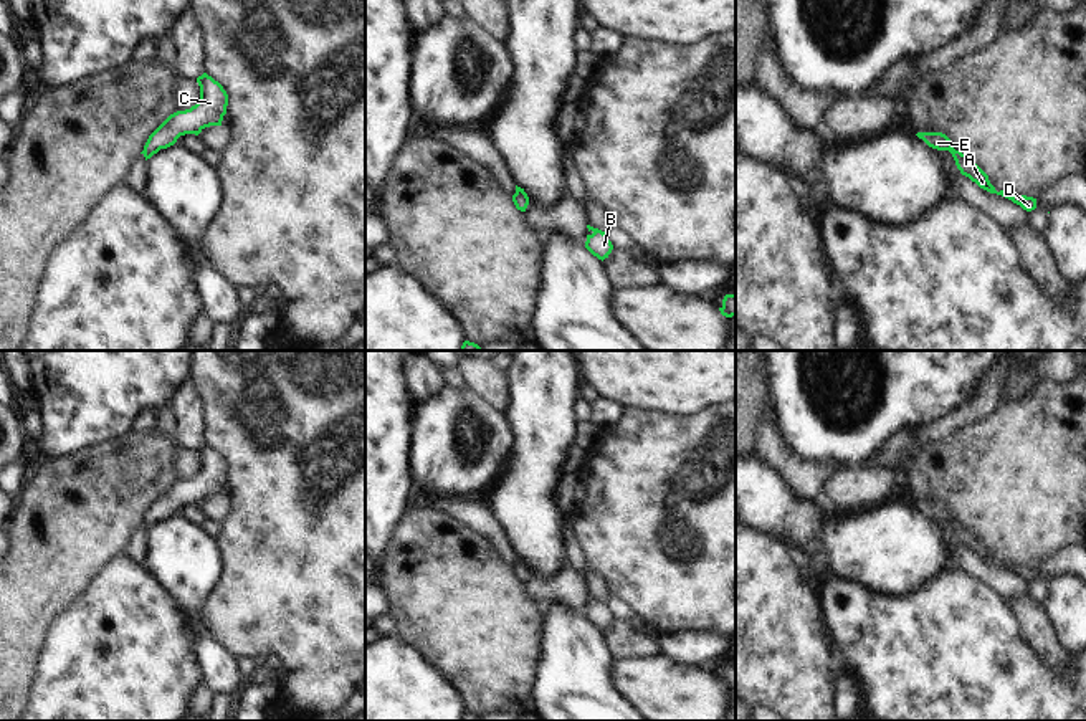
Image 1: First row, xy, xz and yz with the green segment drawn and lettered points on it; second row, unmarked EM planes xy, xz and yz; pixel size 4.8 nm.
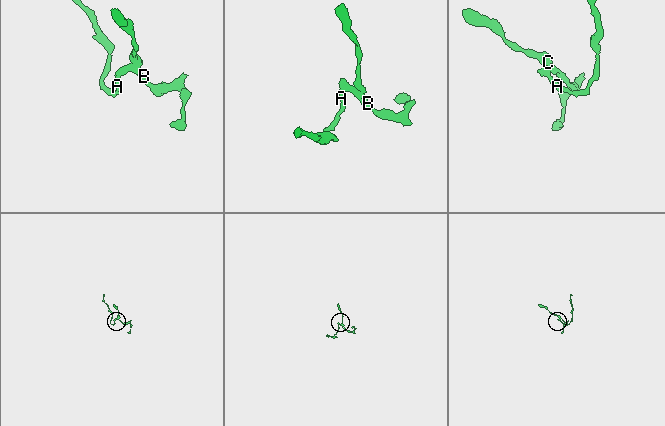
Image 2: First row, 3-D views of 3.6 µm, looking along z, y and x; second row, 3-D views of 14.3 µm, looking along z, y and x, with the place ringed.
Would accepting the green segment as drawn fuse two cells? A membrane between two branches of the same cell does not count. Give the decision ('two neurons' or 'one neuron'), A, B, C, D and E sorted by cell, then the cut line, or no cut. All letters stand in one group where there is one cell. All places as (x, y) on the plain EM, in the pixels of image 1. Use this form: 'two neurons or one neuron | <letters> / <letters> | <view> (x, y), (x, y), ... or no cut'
one neuron | A B C D E | no cut

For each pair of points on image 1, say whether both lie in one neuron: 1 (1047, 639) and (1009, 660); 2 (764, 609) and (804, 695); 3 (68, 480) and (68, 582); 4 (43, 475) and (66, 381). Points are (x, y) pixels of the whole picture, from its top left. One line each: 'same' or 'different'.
1: different
2: same
3: same
4: different

